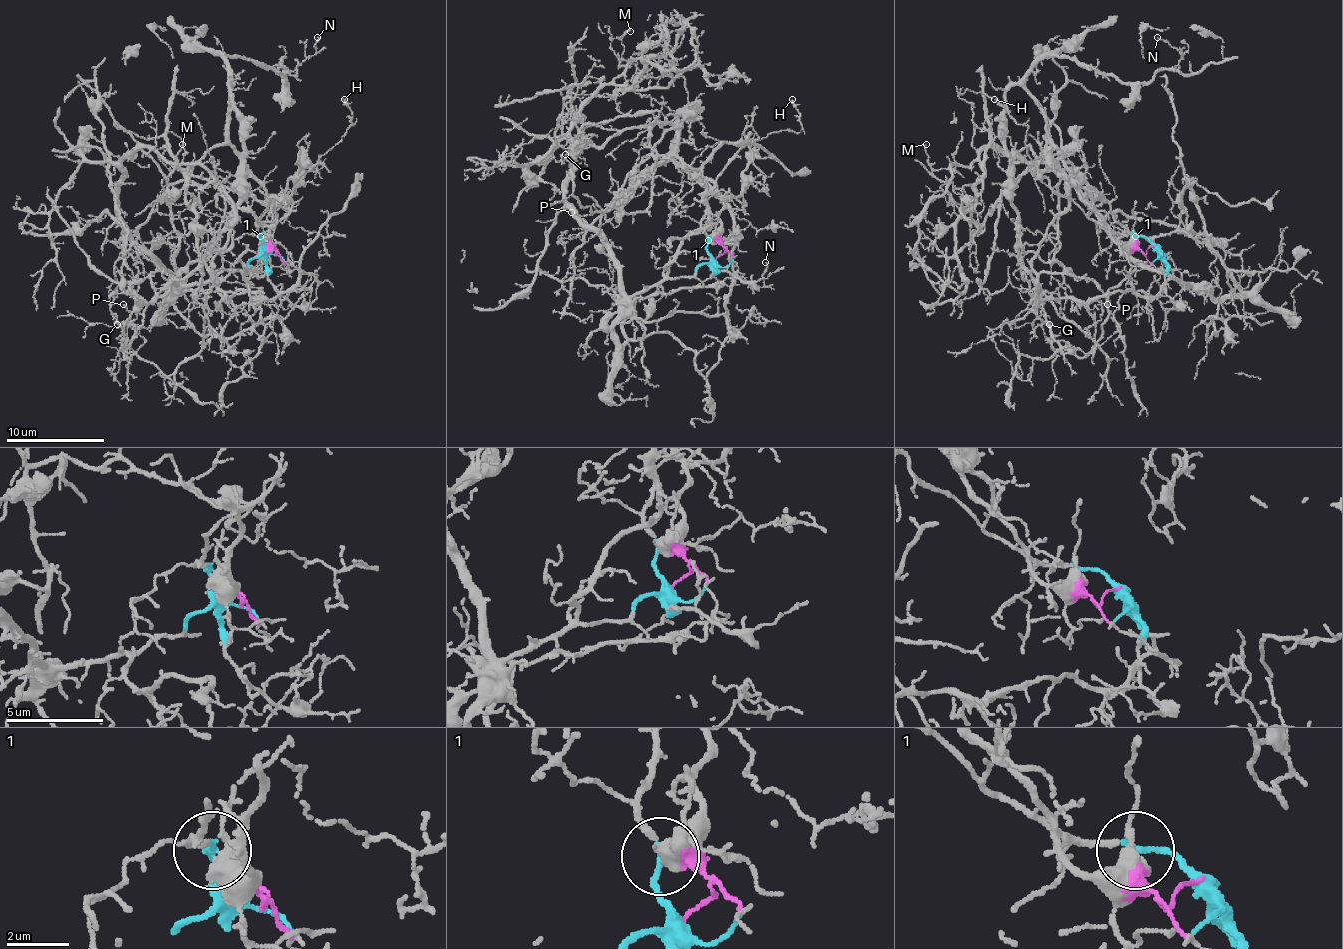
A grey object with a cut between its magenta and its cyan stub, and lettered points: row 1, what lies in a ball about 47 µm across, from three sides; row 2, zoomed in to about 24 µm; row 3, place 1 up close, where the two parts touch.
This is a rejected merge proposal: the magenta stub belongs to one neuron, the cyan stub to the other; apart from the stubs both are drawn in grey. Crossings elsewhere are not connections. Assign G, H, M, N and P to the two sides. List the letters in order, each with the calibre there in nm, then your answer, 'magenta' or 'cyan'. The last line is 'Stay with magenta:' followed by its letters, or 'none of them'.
G: calibre 130 nm; magenta
H: calibre 190 nm; cyan
M: calibre 100 nm; cyan
N: calibre 90 nm; magenta
P: calibre 110 nm; cyan
Stay with magenta: G, N

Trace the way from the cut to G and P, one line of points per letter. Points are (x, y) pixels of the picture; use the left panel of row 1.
G: (267, 246), (277, 251), (275, 204), (228, 138), (230, 84), (240, 123), (238, 207), (189, 273), (118, 325)
P: (267, 246), (243, 271), (181, 285), (159, 266), (152, 275), (154, 298), (140, 312), (130, 312), (122, 305)

